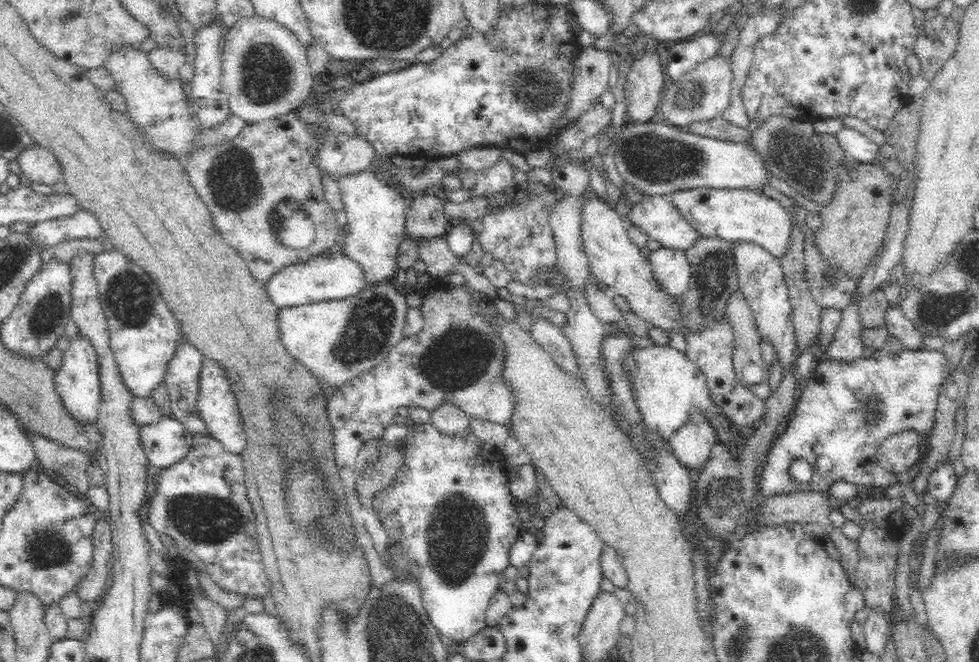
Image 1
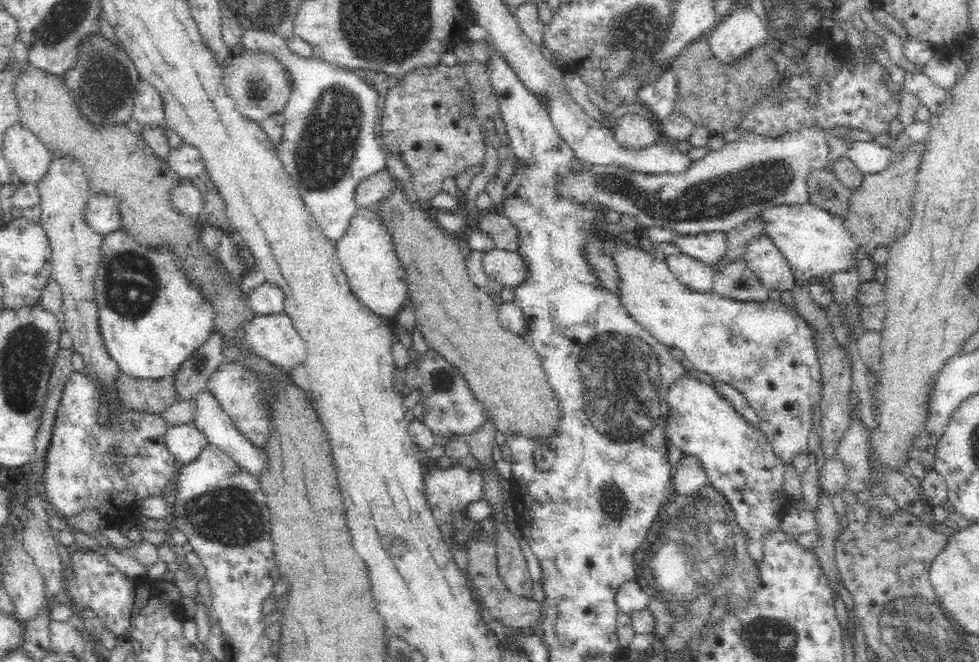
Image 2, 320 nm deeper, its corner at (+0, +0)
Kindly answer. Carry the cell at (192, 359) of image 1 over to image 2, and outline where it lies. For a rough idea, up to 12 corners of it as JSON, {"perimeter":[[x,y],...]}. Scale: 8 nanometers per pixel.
{"perimeter":[[204,387],[193,394],[192,423],[256,478],[265,467],[262,447],[238,433]]}

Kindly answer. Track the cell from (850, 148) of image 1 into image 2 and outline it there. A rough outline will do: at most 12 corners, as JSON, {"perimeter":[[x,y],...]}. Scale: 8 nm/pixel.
{"perimeter":[[852,141],[846,156],[862,174],[886,170],[897,155],[876,141]]}

